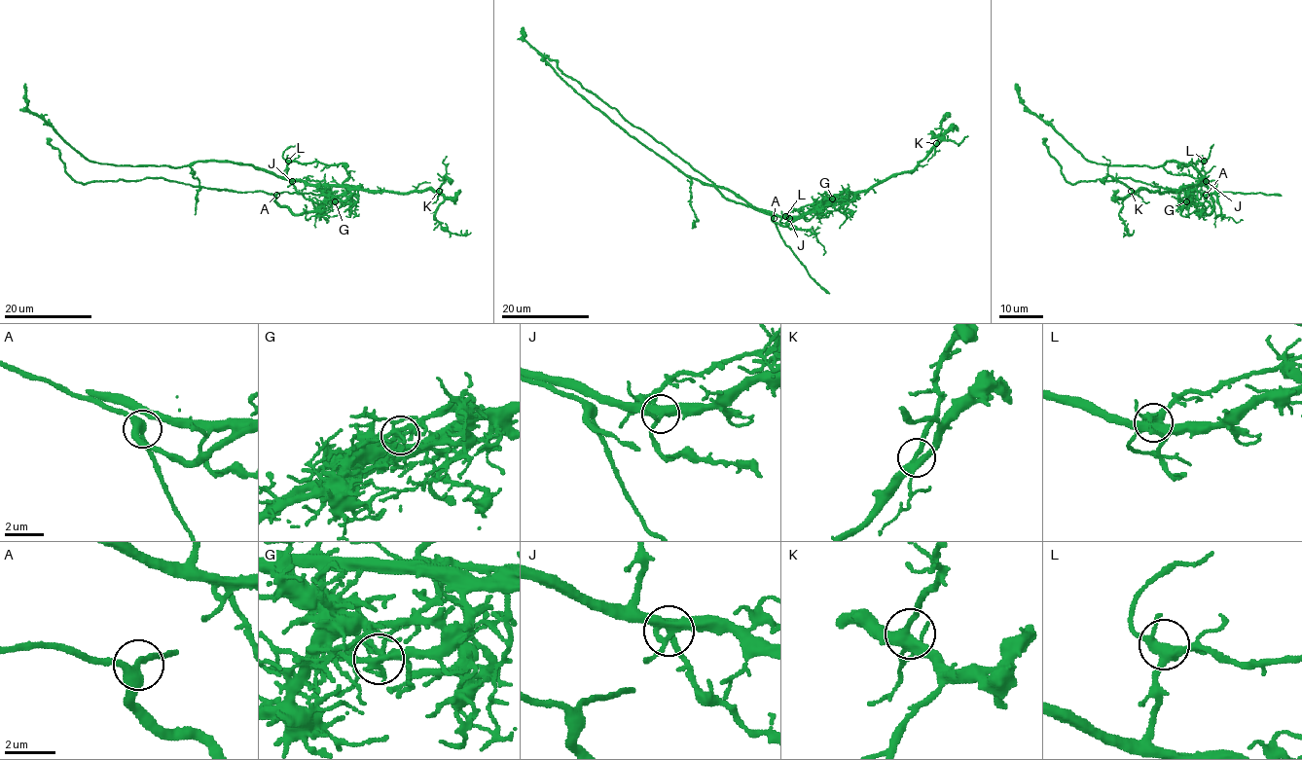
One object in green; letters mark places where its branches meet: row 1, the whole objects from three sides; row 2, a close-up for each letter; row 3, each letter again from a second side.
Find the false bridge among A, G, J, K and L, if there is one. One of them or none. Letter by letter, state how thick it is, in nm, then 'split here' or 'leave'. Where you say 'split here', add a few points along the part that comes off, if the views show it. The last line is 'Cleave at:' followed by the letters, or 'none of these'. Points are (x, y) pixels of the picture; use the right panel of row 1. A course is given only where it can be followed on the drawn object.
A: 340 nm | leave
G: 240 nm | split here | (1186, 201), (1188, 197), (1205, 214), (1213, 207), (1199, 191), (1153, 187), (1131, 178), (1069, 183), (1044, 138)
J: 360 nm | leave
K: 360 nm | leave
L: 360 nm | leave
Cleave at: G

